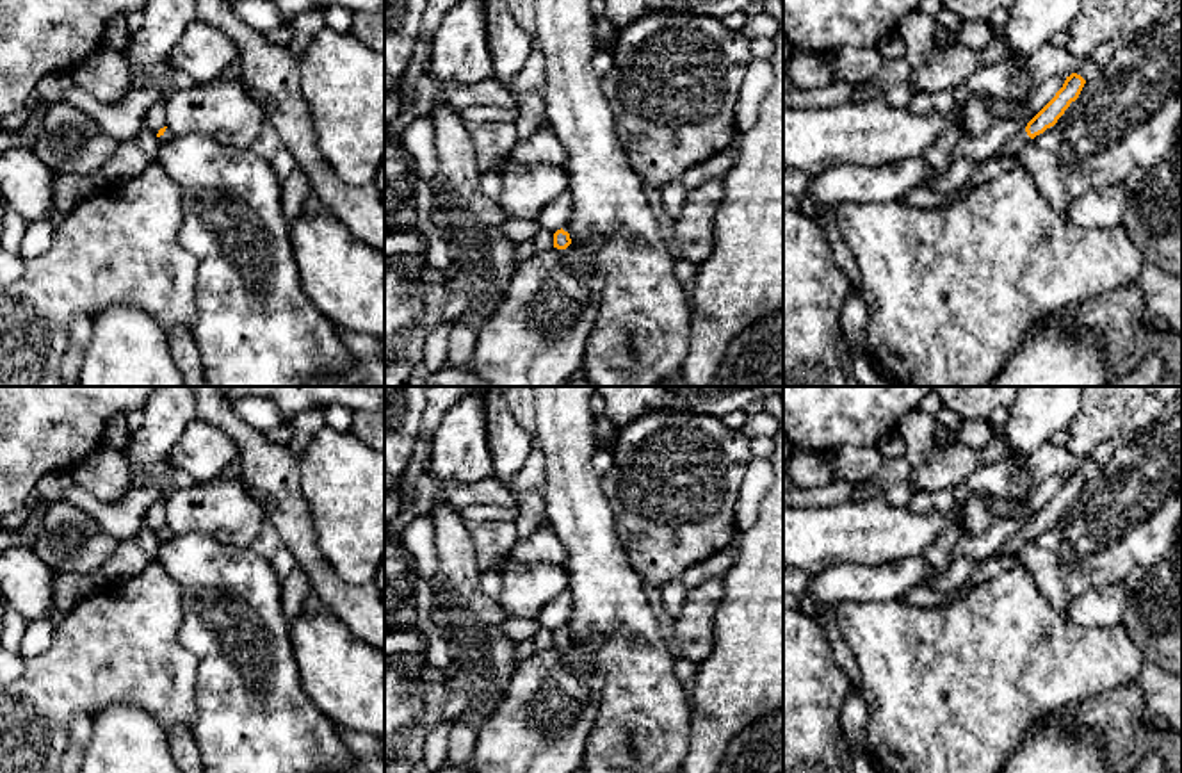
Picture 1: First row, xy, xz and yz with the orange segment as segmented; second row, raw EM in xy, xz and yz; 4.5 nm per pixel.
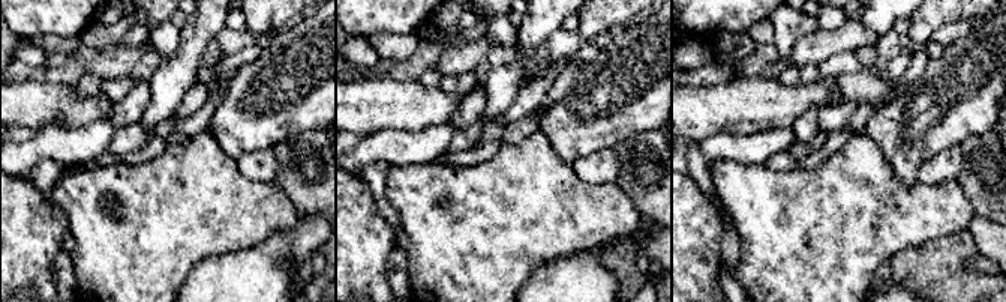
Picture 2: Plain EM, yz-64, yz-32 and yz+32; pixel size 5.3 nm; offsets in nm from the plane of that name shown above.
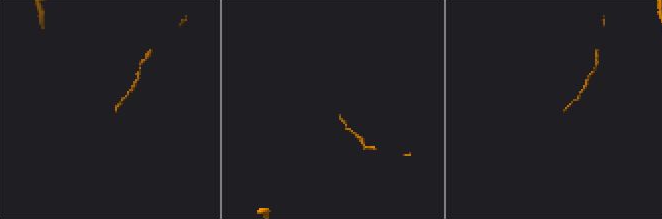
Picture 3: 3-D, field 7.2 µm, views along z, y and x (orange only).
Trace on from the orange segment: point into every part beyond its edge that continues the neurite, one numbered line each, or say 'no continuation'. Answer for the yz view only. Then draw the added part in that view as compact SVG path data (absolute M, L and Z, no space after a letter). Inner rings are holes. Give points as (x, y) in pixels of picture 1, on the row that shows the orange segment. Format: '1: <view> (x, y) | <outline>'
1: yz (1010, 148) | M1027 132L1016 134L1009 142L1006 142L997 155L1015 155L1024 144L1027 144L1031 137Z

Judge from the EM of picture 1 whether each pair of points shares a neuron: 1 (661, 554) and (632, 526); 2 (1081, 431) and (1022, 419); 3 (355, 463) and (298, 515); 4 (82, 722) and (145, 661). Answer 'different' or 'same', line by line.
1: same
2: different
3: different
4: different

